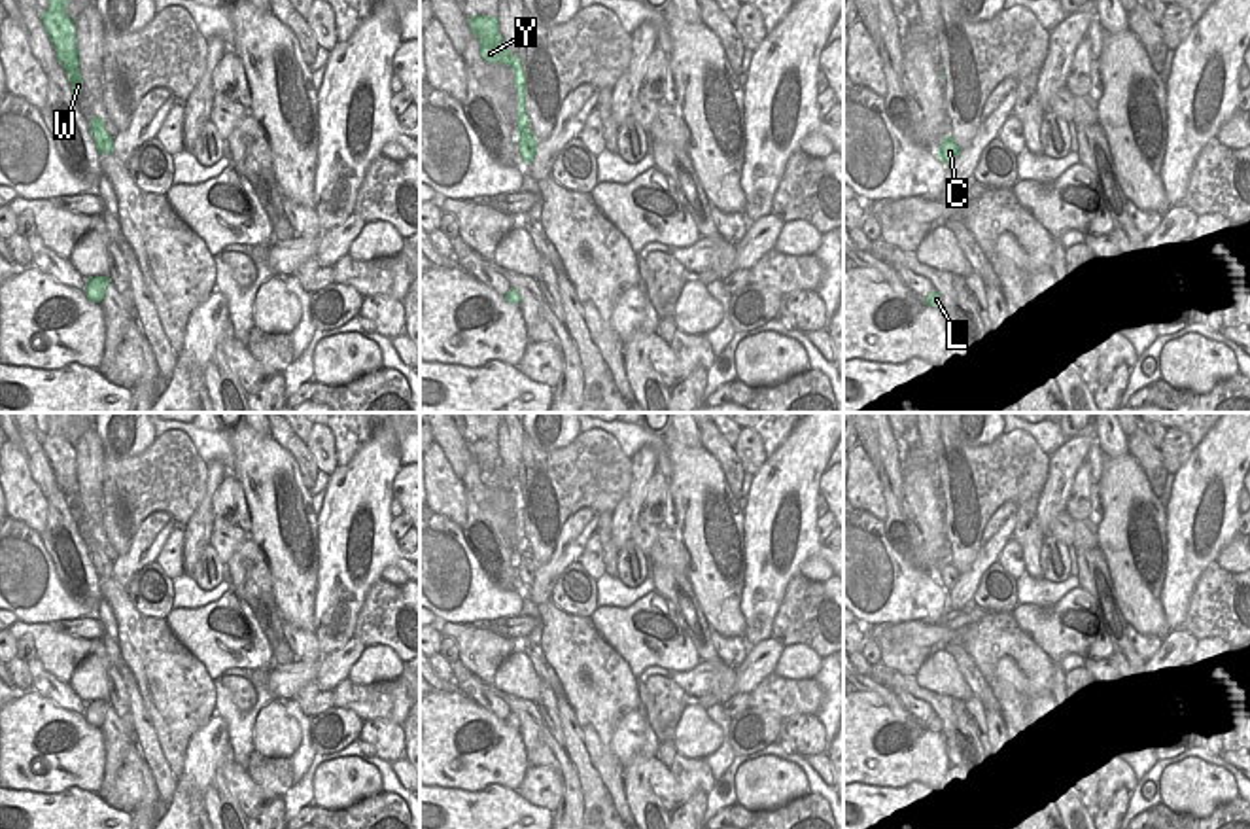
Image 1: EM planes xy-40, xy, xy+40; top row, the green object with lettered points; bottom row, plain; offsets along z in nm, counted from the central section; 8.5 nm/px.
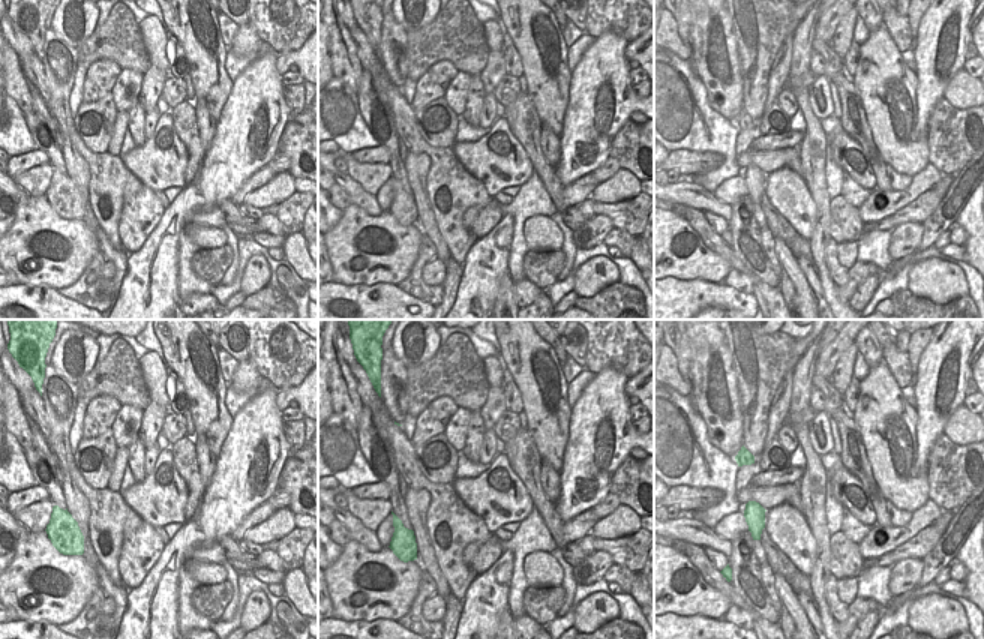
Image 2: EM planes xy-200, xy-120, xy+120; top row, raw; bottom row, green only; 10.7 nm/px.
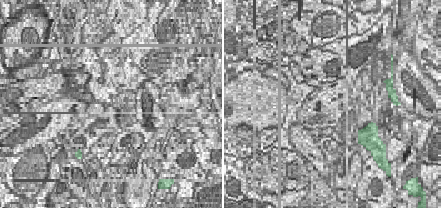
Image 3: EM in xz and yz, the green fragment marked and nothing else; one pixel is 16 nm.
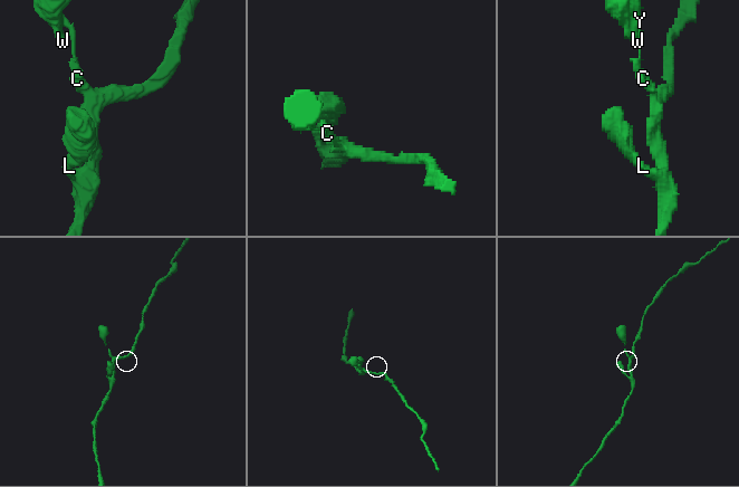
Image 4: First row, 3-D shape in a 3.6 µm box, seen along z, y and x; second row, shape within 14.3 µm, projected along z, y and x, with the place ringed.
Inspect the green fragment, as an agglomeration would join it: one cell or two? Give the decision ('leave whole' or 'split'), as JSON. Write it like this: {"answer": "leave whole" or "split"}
{"answer": "leave whole"}

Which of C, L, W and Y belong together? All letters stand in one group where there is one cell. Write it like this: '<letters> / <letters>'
C L W Y

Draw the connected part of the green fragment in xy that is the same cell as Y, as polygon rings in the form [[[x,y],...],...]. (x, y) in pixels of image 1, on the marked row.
[[[477,15],[467,19],[471,32],[478,40],[480,57],[488,64],[501,62],[512,68],[512,79],[516,87],[516,112],[518,112],[518,127],[516,127],[518,151],[524,163],[531,163],[537,140],[530,131],[528,115],[524,114],[524,70],[520,64],[520,57],[514,59],[512,53],[501,42],[497,17]]]

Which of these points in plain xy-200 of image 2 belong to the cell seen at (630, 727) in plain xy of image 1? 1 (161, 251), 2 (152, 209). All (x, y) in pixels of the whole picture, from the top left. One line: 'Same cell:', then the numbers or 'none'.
Same cell: 1

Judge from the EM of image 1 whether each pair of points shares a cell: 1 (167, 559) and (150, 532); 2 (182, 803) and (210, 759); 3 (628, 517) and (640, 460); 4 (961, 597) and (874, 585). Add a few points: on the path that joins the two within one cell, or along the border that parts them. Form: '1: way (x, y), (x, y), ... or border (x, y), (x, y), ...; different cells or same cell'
1: border (174, 525), (154, 561); different cells
2: way (182, 792), (199, 771); same cell
3: way (630, 504), (640, 474); same cell
4: border (948, 595), (944, 610); different cells

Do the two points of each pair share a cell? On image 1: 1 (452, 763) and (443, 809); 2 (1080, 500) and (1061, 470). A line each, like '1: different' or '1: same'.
1: different
2: different

